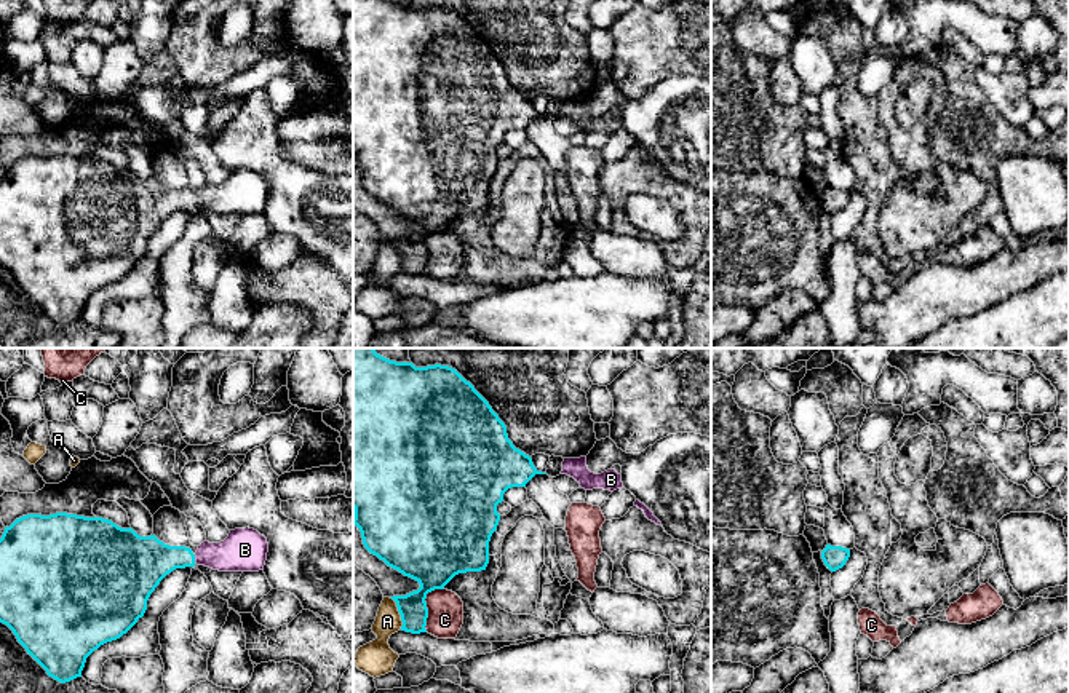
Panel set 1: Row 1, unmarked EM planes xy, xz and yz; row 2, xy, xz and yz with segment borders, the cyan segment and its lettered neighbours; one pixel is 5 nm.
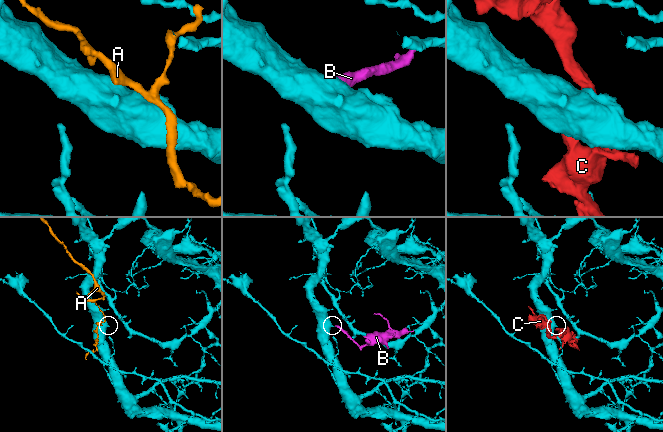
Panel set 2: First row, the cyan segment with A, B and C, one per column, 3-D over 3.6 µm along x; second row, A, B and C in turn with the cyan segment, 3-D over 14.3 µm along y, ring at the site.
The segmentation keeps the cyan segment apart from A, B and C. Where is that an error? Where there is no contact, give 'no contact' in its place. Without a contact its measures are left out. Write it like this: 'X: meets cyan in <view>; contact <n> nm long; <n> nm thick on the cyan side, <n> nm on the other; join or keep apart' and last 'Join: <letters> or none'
A: meets cyan in xz; contact 170 nm long; 160 nm thick on the cyan side, 150 nm on the other; keep apart
B: meets cyan in xy; contact 30 nm long; 260 nm thick on the cyan side, 200 nm on the other; join
C: meets cyan in xz; contact 240 nm long; 280 nm thick on the cyan side, 180 nm on the other; keep apart
Join: B

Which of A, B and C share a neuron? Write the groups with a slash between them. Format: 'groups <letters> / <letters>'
groups A / B / C

